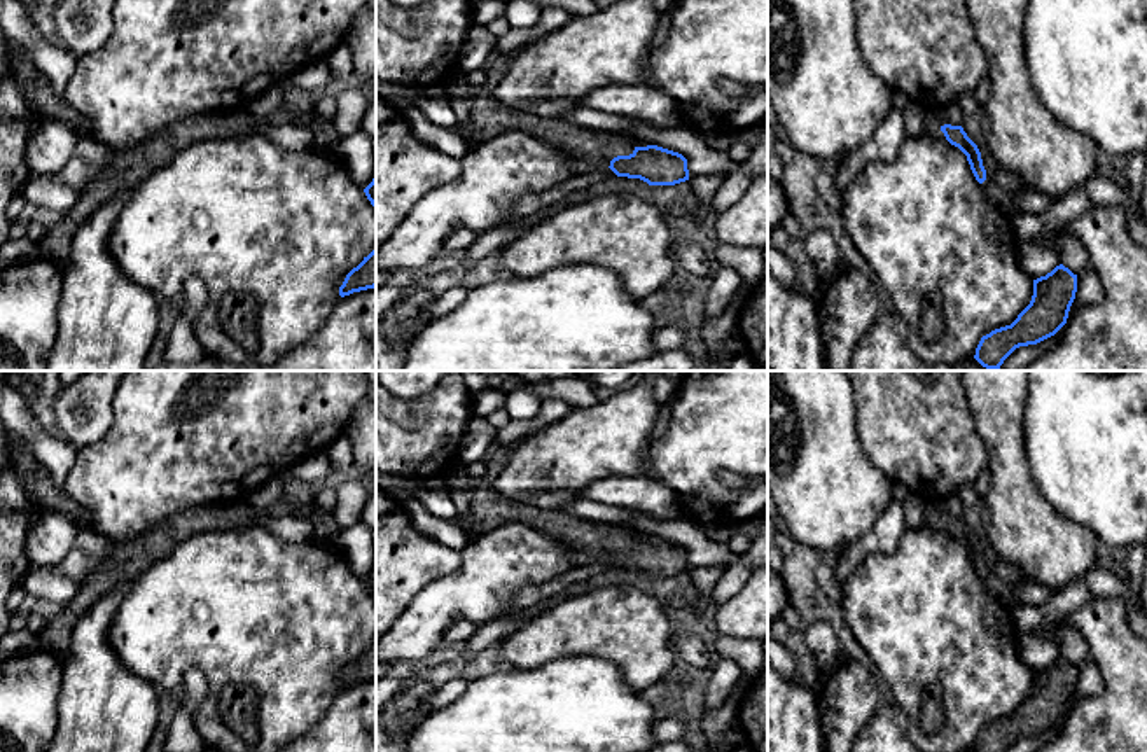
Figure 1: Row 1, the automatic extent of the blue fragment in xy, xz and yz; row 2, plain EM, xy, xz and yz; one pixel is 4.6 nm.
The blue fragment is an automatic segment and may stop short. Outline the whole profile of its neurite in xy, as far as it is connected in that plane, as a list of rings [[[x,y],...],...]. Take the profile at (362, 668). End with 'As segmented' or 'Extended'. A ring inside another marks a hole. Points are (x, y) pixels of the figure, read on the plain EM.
[[[376,638],[364,649],[364,652],[353,659],[343,677],[339,679],[339,687],[350,687],[353,684],[367,682],[376,679]]]. As segmented

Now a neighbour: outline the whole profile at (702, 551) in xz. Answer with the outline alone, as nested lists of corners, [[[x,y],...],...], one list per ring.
[[[580,497],[568,502],[563,511],[594,523],[635,526],[652,537],[678,544],[687,551],[689,570],[712,565],[729,567],[741,558],[741,553],[734,554],[727,544],[710,540],[701,526],[687,518],[657,519],[647,512],[605,505]]]

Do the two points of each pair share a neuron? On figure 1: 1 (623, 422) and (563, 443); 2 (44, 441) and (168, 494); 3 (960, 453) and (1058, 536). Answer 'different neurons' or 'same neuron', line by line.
1: same neuron
2: different neurons
3: different neurons

